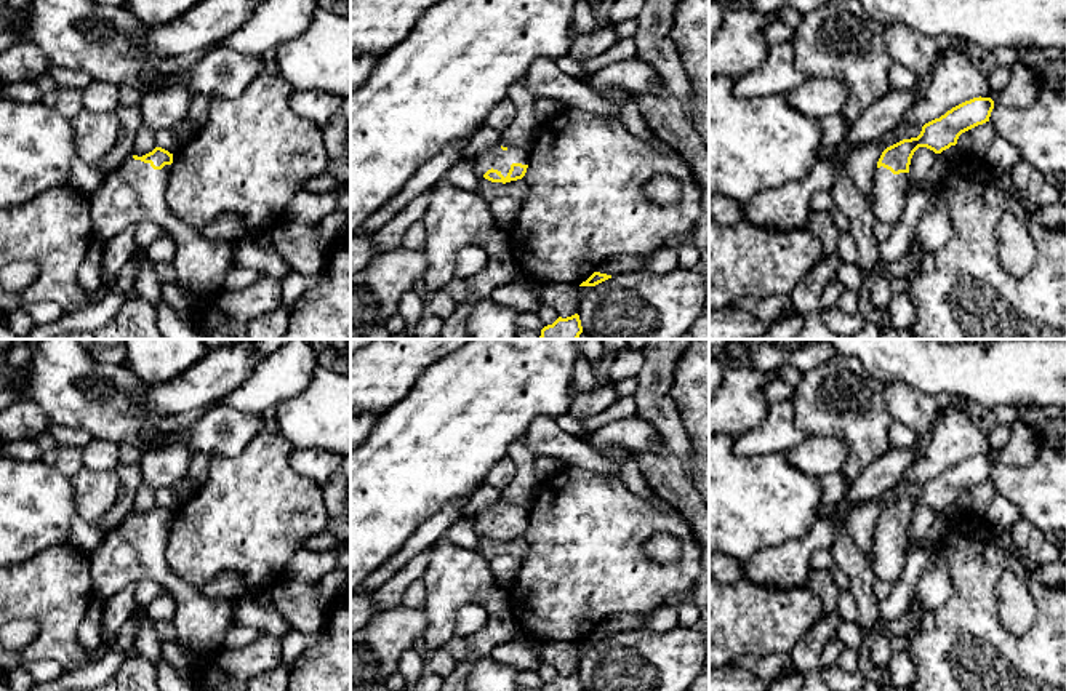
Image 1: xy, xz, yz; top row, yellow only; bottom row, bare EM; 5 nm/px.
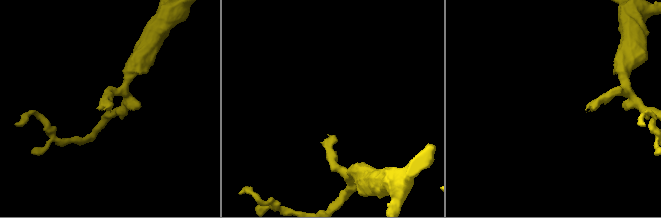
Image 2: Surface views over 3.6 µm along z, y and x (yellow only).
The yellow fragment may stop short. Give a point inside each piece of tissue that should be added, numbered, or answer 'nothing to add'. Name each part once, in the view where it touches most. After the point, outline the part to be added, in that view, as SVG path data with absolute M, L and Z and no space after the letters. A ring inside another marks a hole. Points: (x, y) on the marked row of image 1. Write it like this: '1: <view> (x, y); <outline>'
1: xz (493, 157); M499 144L487 147L469 158L472 168L479 178L488 170L498 170L504 178L507 176L512 163L528 163L528 149L525 147L511 147L503 150Z

